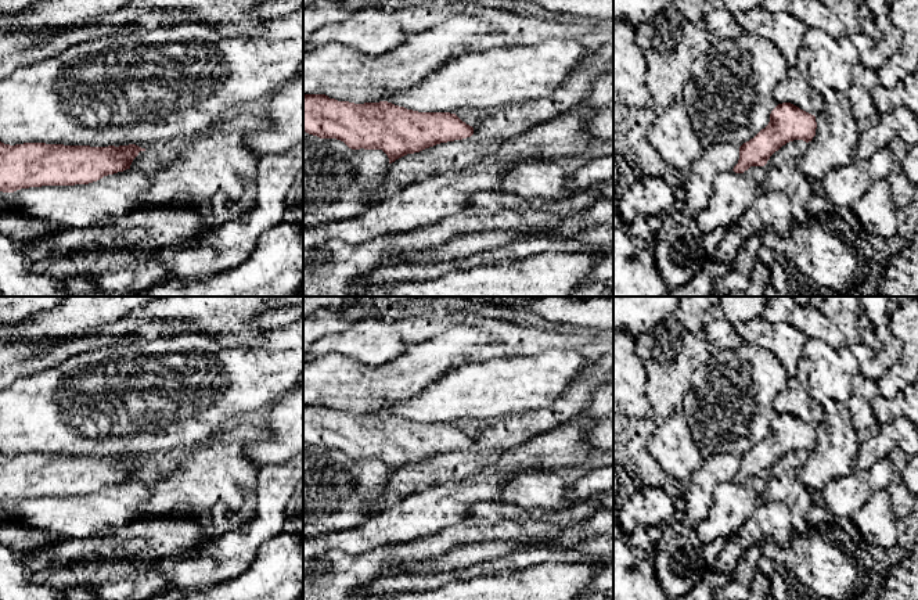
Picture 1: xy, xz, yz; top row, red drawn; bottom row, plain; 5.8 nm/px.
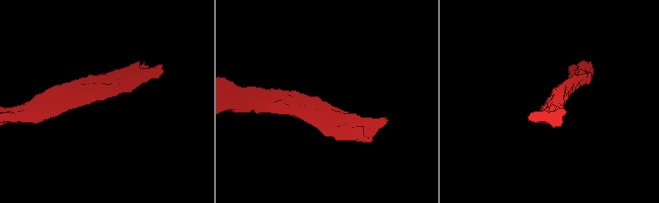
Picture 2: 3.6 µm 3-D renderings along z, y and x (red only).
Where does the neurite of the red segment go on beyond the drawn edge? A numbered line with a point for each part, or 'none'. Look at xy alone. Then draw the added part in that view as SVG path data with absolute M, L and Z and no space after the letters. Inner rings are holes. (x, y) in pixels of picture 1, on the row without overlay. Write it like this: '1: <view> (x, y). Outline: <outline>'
none

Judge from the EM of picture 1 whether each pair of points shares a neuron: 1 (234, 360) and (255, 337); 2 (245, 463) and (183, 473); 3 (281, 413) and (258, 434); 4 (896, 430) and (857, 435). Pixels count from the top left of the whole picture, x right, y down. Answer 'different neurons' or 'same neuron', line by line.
1: different neurons
2: same neuron
3: different neurons
4: different neurons

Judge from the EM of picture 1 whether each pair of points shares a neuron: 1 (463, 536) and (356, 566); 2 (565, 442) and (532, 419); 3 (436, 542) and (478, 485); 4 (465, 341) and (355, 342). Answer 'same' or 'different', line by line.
1: same
2: different
3: different
4: different

